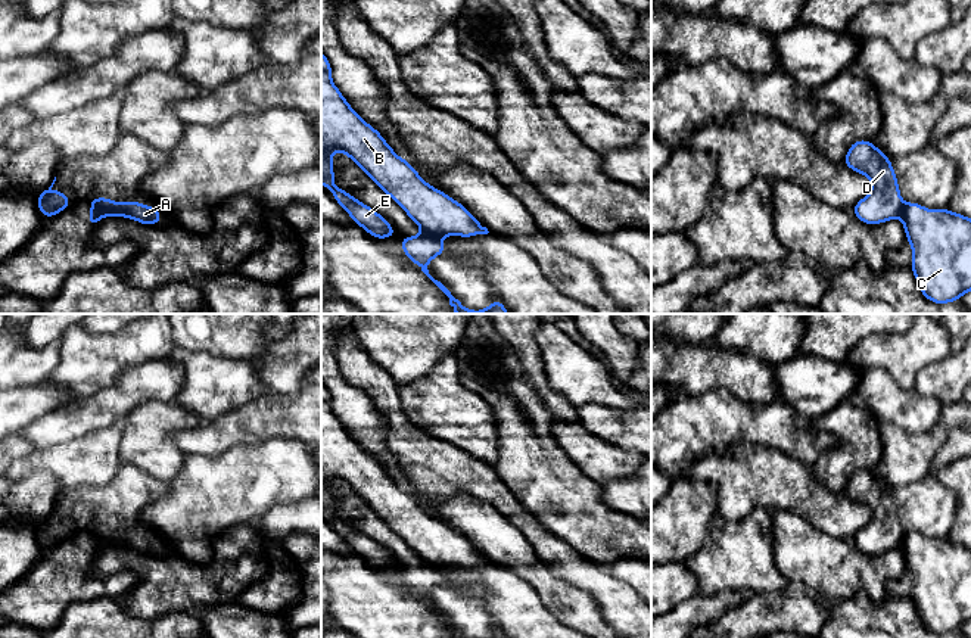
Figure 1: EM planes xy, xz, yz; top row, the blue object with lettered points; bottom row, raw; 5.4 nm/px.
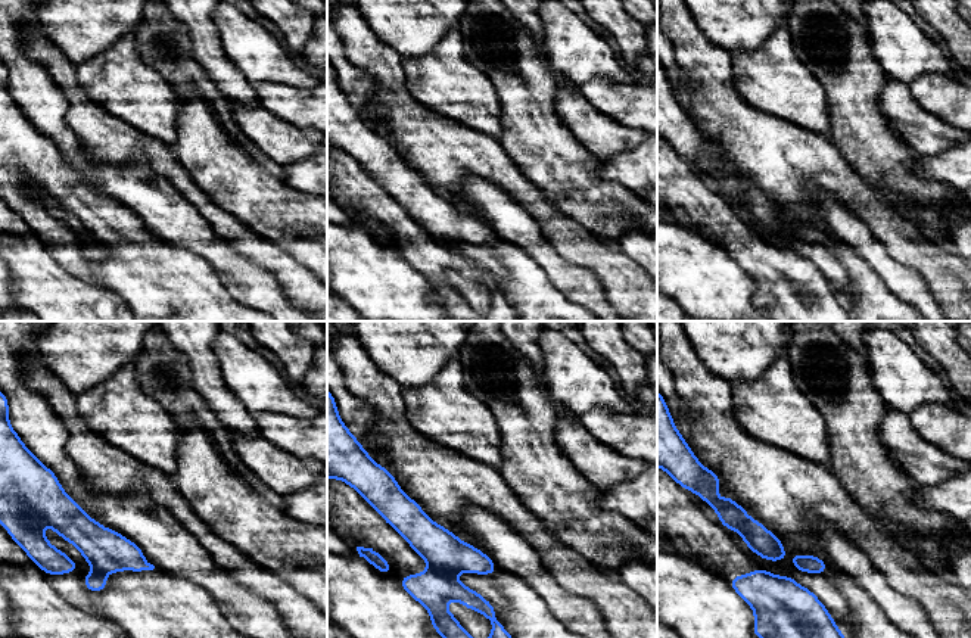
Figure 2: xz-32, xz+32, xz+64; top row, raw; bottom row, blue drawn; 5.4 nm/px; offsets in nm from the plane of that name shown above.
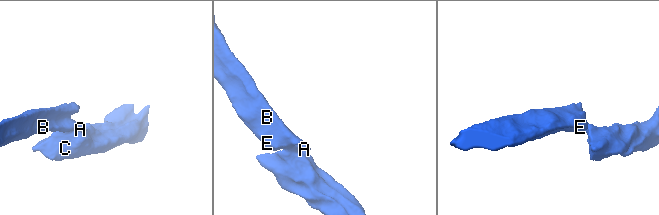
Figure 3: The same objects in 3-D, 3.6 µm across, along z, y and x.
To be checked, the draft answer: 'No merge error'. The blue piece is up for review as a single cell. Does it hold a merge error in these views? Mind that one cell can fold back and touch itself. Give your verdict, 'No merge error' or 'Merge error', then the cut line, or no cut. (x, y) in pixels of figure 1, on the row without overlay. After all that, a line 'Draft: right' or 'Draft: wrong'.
Merge error. Split along xz (423, 562), (438, 568)
Draft: wrong

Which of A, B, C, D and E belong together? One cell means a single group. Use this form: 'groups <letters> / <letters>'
groups A B D E / C

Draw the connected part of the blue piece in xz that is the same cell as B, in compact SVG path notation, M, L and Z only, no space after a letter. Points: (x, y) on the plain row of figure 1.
M321 382L321 514L330 520L334 530L349 544L352 553L361 555L370 566L380 570L395 567L395 558L379 542L333 514L334 497L332 494L332 483L334 480L349 486L414 553L421 557L423 563L436 567L446 567L451 564L473 567L489 563L466 536L427 514L417 504L416 498L408 491L399 488L389 473L385 472L383 466L351 438L348 430L333 414L332 395Z

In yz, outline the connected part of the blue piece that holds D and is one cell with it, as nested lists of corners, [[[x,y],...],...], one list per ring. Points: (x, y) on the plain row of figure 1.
[[[863,469],[850,474],[843,494],[872,511],[871,522],[852,539],[860,553],[874,555],[900,547],[905,533],[888,485]]]

